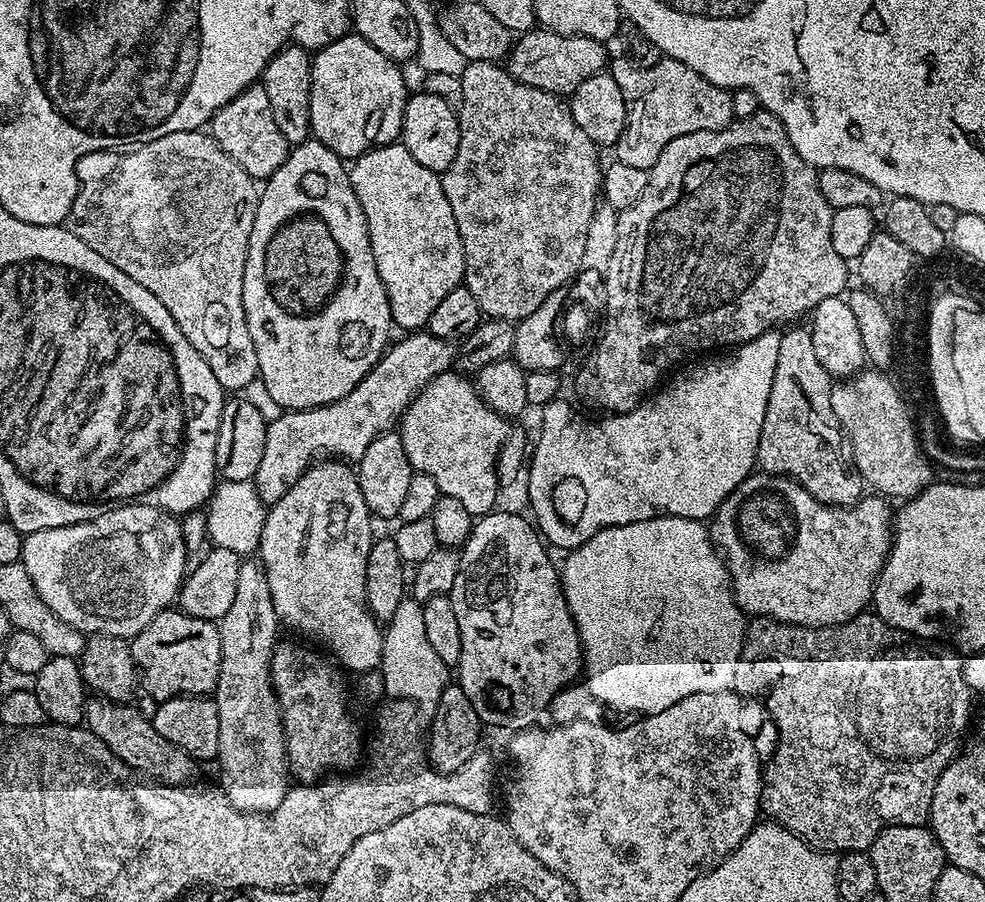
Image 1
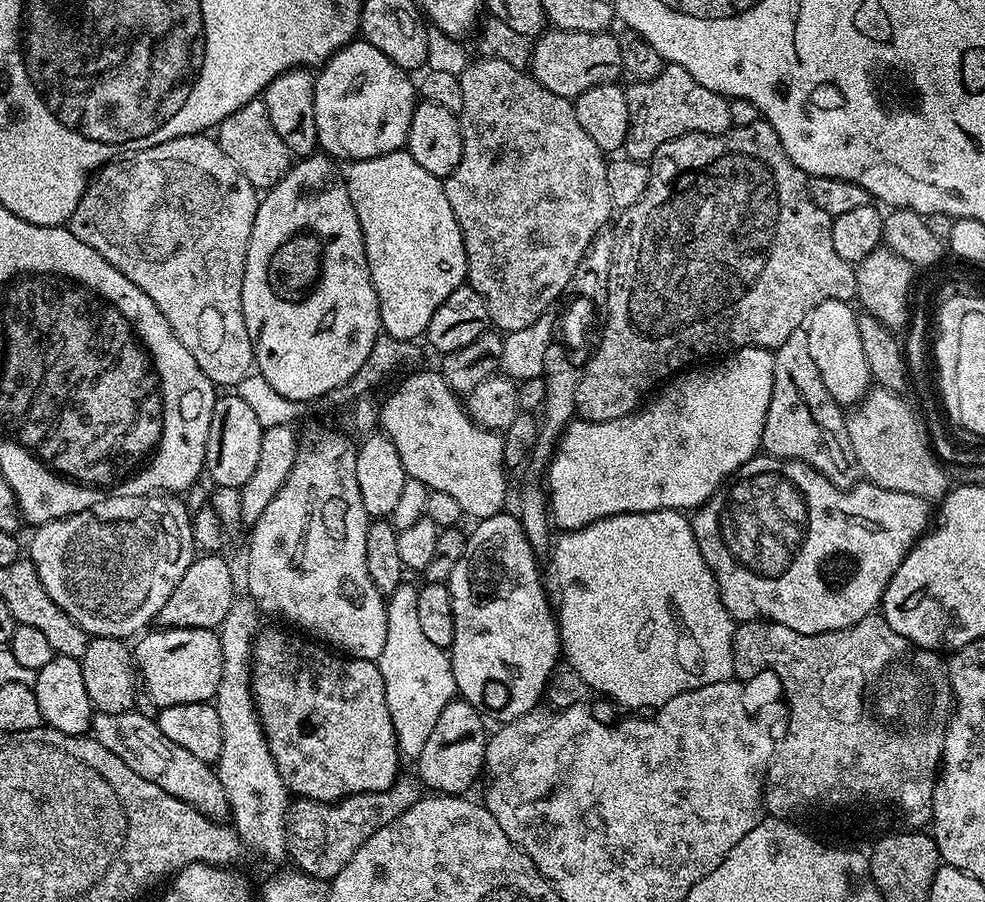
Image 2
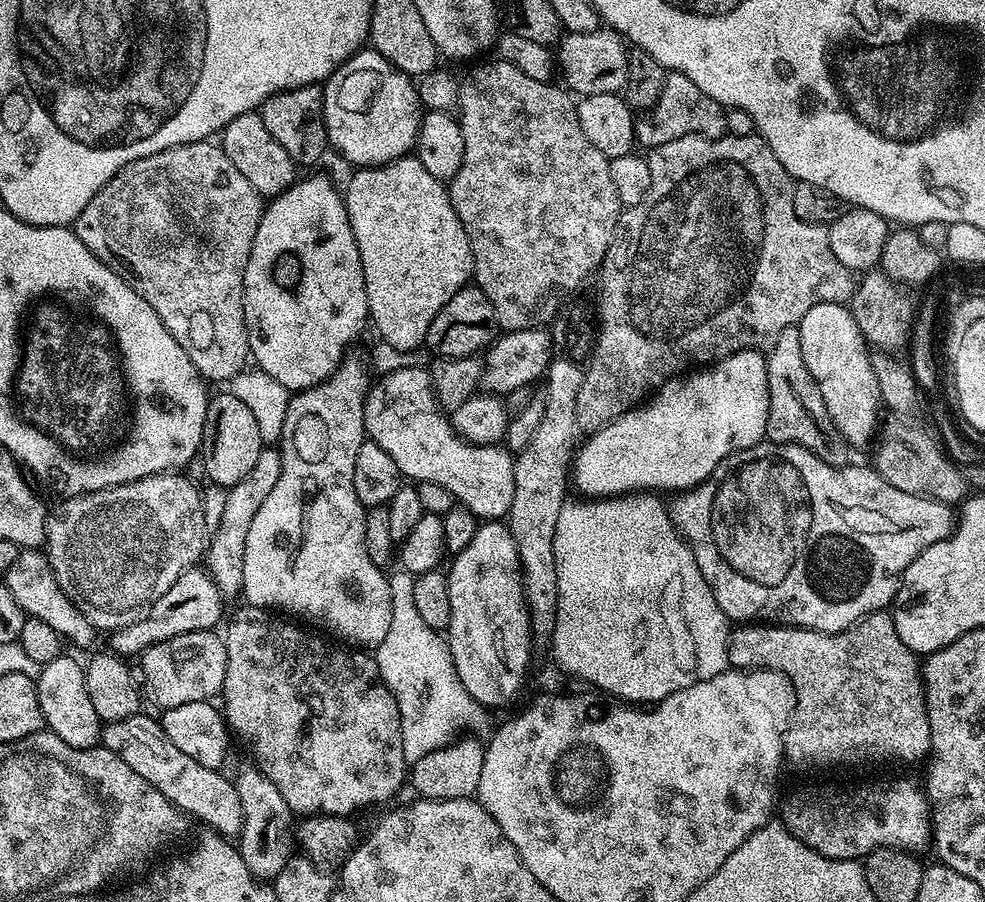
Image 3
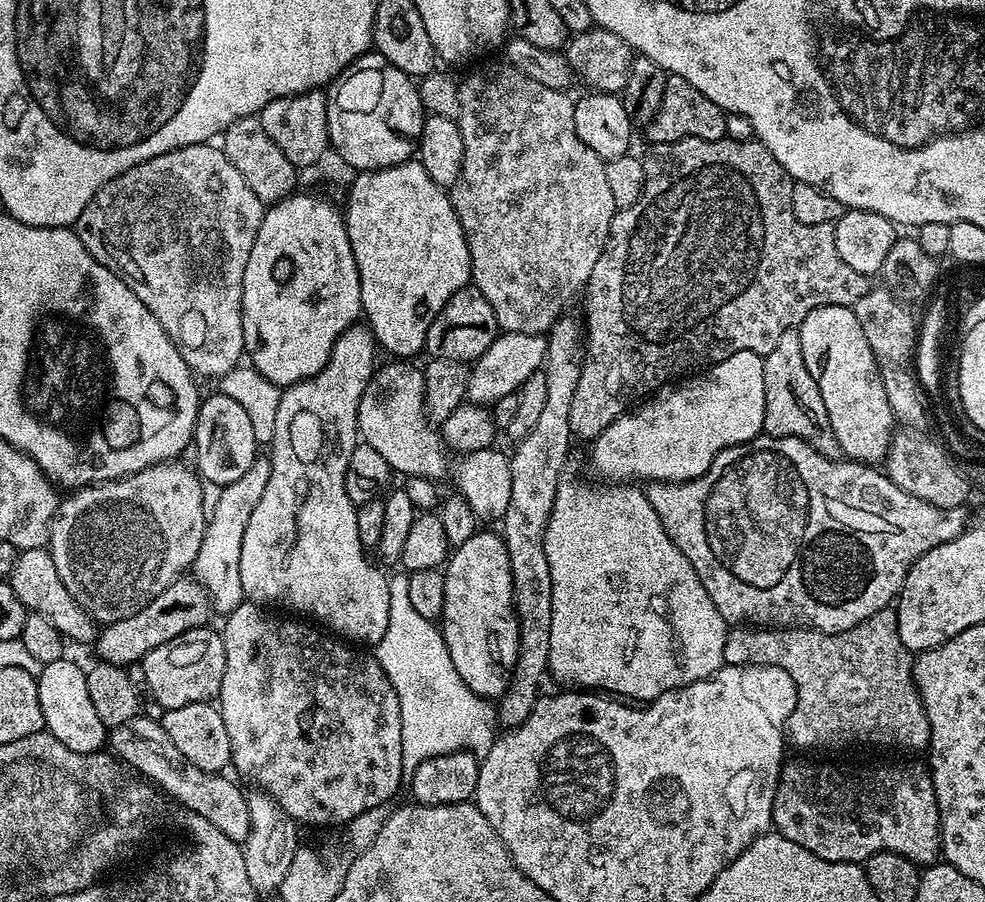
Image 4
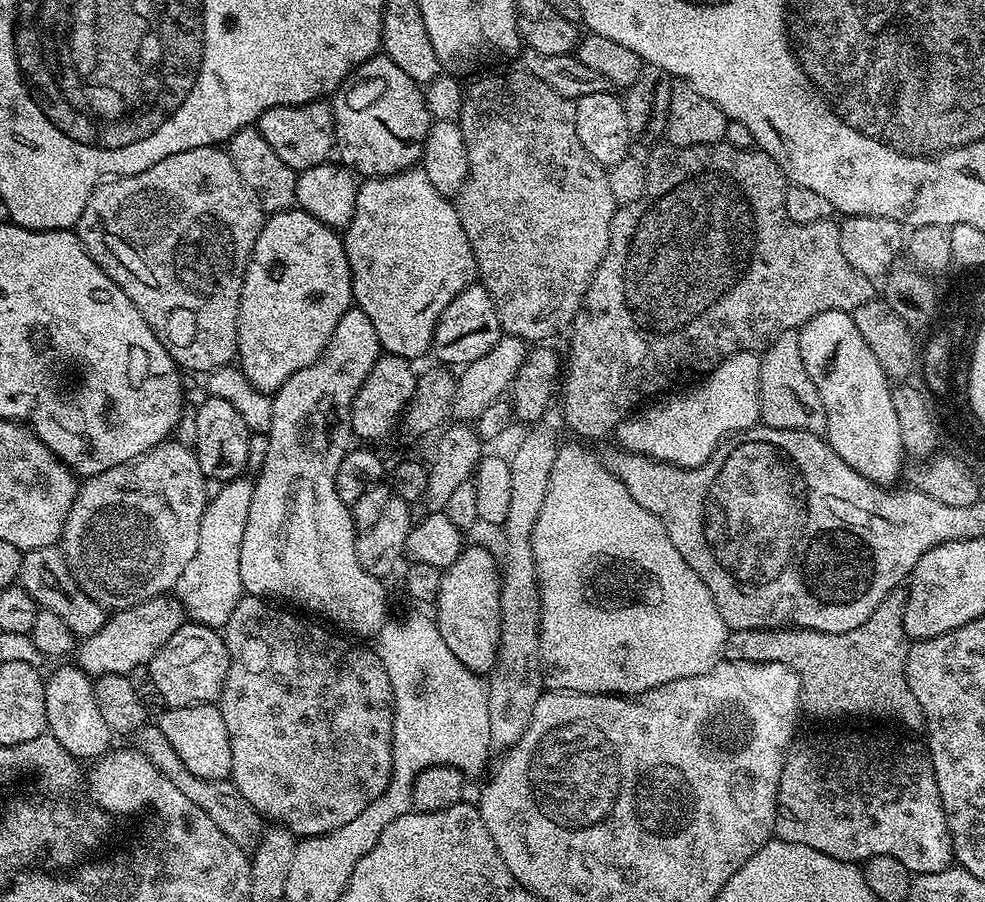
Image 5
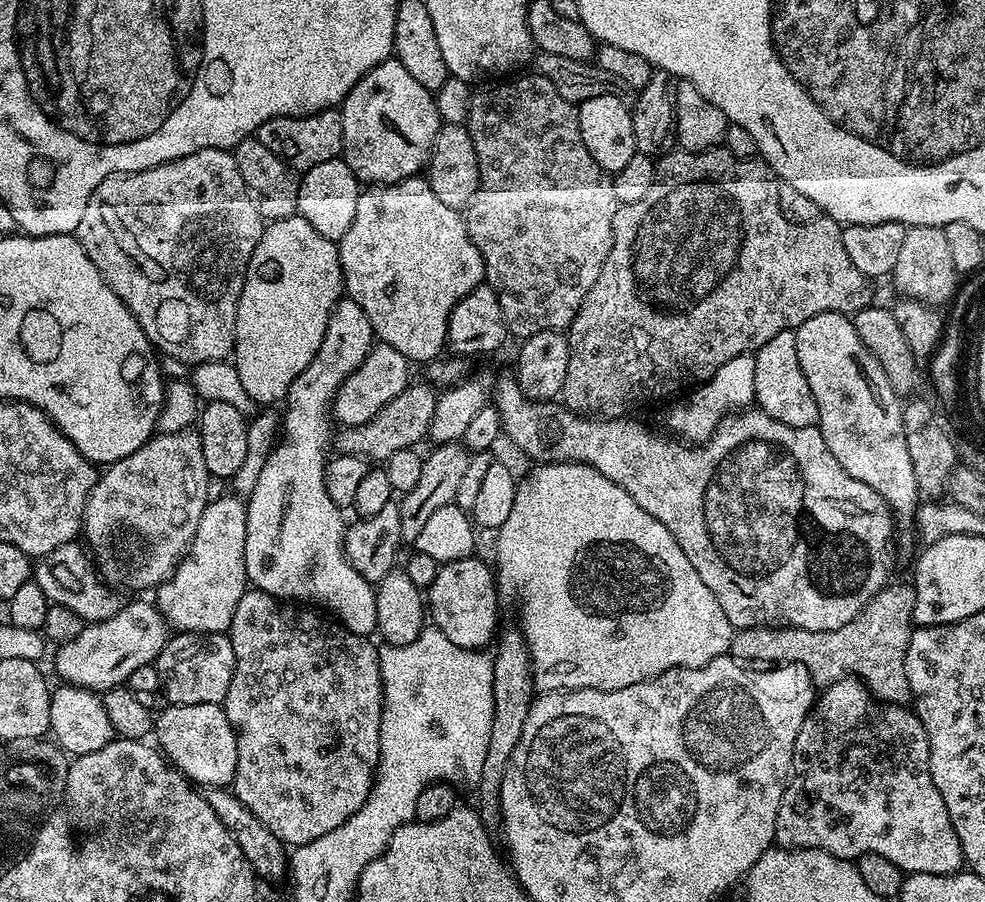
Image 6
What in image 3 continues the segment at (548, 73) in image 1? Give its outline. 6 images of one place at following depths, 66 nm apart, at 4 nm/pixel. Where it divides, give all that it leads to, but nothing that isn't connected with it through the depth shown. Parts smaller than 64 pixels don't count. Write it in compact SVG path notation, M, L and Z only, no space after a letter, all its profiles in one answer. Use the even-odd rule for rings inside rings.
M601 26L597 28L595 32L568 32L567 34L561 35L555 48L554 64L558 69L558 76L560 72L561 78L564 79L564 81L562 81L563 87L567 89L569 93L583 98L593 96L594 94L610 94L611 92L620 94L627 89L626 58L628 57L628 48L626 47L624 37L621 36L620 33L612 31L612 29L607 26Z

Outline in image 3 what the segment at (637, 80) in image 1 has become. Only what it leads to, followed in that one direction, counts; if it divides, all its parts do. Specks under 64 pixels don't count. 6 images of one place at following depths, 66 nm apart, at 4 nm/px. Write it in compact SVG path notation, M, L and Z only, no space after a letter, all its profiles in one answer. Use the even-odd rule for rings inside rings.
M669 71L664 77L662 92L658 94L655 104L650 110L643 113L644 117L635 121L635 143L651 150L662 146L666 142L674 142L674 138L686 138L687 136L706 136L715 138L725 135L726 109L724 105L714 102L710 94L702 94L690 78L683 76L681 72Z

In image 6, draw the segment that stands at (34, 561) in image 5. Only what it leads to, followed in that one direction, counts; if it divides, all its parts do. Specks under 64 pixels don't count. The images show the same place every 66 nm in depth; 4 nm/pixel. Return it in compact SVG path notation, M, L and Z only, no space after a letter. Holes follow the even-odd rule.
M76 542L58 546L58 550L54 550L49 556L39 557L34 564L34 579L38 586L42 586L42 594L46 594L51 603L74 610L74 614L78 614L81 620L89 624L114 618L114 614L118 614L122 606L121 593L105 584L93 571L89 553Z

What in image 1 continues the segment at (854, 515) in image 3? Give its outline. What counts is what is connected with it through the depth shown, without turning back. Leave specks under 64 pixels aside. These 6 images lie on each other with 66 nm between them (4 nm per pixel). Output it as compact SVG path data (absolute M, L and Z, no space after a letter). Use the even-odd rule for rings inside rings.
M763 470L753 471L736 489L716 508L716 513L710 518L707 525L712 544L720 553L724 567L728 570L728 579L732 581L732 596L741 612L749 617L770 616L774 620L780 620L784 624L797 624L803 628L830 628L834 624L845 624L865 611L869 607L872 594L876 590L876 579L880 571L884 569L884 563L888 560L888 551L892 548L894 535L894 508L884 496L868 494L856 501L854 506L833 506L824 504L818 498L814 498L798 481L789 476L774 476Z

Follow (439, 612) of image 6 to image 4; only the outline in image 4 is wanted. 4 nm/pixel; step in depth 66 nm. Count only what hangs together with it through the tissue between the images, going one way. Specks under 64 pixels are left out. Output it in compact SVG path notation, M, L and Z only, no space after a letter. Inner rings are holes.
M478 530L462 546L452 548L443 569L446 582L446 606L442 617L444 641L454 661L454 670L474 690L474 694L485 698L499 698L508 688L508 677L515 669L520 653L520 624L516 620L510 554L499 531Z

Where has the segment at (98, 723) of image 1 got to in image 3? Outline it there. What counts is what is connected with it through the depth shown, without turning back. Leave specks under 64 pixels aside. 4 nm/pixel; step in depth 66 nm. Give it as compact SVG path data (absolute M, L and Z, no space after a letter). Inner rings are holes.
M137 714L121 720L109 720L102 728L103 747L110 749L134 774L142 774L150 786L154 786L181 813L189 812L196 820L212 827L213 833L224 838L239 837L244 825L242 814L242 798L238 798L238 790L231 779L223 775L223 771L202 766L202 762L194 762L187 754L182 754L170 738L166 738L164 728L159 719Z

